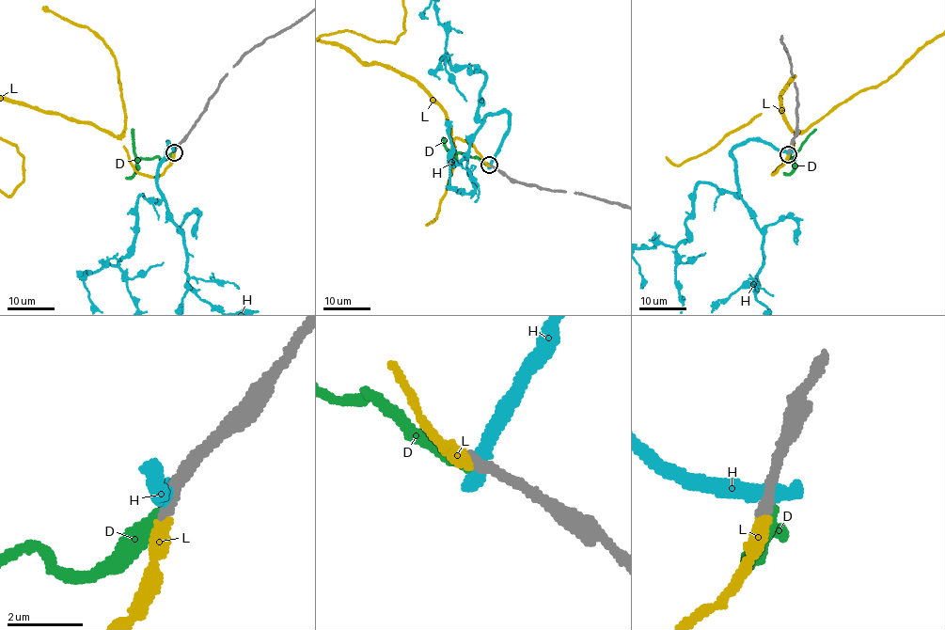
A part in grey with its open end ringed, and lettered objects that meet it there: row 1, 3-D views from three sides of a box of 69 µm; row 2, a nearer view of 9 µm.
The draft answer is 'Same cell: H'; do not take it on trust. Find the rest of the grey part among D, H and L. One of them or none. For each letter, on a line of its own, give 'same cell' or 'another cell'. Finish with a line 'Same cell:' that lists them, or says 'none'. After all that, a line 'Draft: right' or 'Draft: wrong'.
D: another cell
H: another cell
L: same cell
Same cell: L
Draft: wrong

